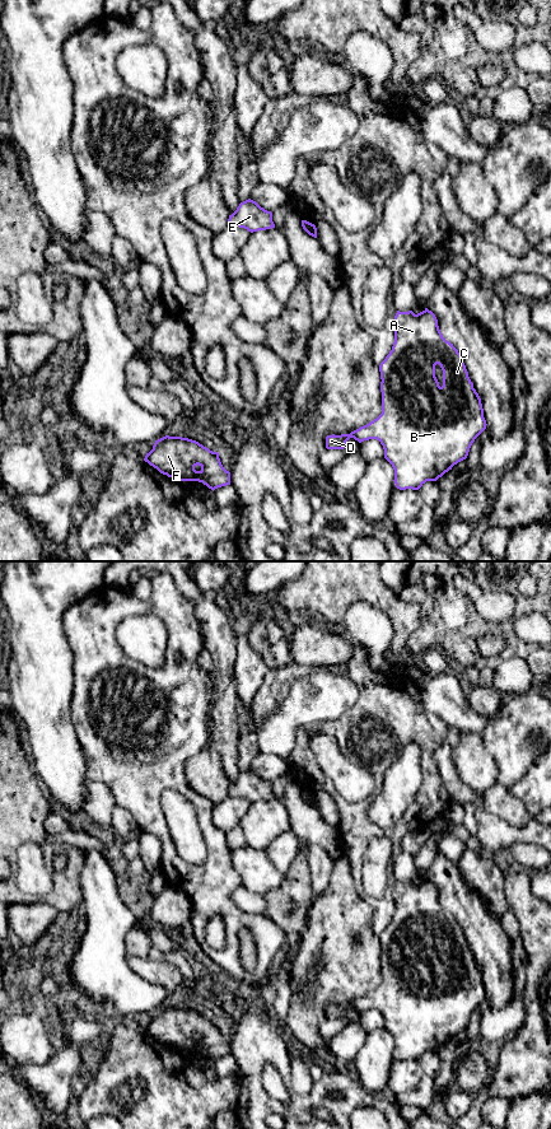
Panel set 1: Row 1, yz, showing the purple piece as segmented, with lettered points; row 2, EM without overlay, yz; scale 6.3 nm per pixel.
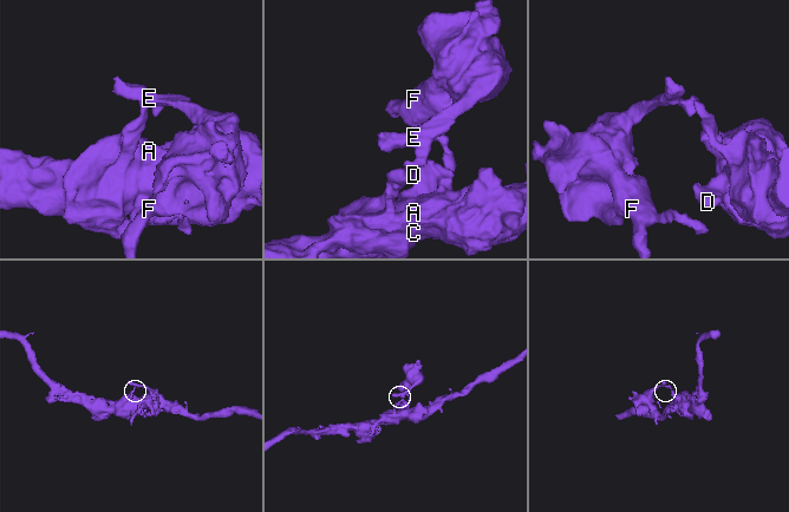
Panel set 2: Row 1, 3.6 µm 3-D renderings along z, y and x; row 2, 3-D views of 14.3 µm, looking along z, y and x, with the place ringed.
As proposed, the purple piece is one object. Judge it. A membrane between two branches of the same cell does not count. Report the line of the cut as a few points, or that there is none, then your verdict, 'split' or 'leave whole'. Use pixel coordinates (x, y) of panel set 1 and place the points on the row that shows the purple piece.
yz (308, 222), (307, 232) | split

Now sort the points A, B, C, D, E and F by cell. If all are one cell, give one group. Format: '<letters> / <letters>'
A B C D / E F

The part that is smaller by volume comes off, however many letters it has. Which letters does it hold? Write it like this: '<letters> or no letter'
E, F

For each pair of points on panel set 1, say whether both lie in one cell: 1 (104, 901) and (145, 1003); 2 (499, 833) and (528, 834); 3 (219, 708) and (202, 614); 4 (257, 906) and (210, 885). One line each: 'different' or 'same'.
1: same
2: same
3: same
4: different

